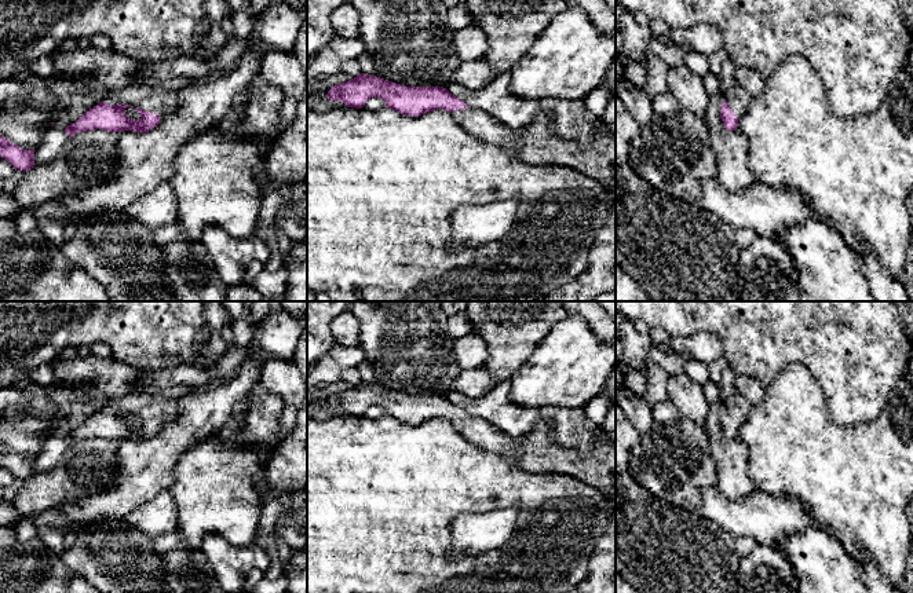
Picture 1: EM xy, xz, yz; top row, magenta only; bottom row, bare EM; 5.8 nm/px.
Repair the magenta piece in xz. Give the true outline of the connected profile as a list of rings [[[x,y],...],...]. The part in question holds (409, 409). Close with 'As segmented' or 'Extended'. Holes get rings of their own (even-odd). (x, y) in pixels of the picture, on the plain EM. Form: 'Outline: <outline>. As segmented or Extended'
Outline: [[[361,381],[343,392],[333,393],[326,405],[329,409],[340,409],[347,416],[355,417],[362,417],[370,406],[381,406],[386,416],[412,425],[438,417],[446,418],[472,444],[516,461],[526,472],[573,476],[616,499],[616,444],[602,433],[599,425],[585,416],[583,409],[543,407],[534,427],[529,432],[514,438],[487,421],[470,417],[460,406],[453,405],[443,395],[406,395]]]. Extended

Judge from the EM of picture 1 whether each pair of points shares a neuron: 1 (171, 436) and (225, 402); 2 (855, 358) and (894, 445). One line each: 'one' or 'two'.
1: one
2: two

